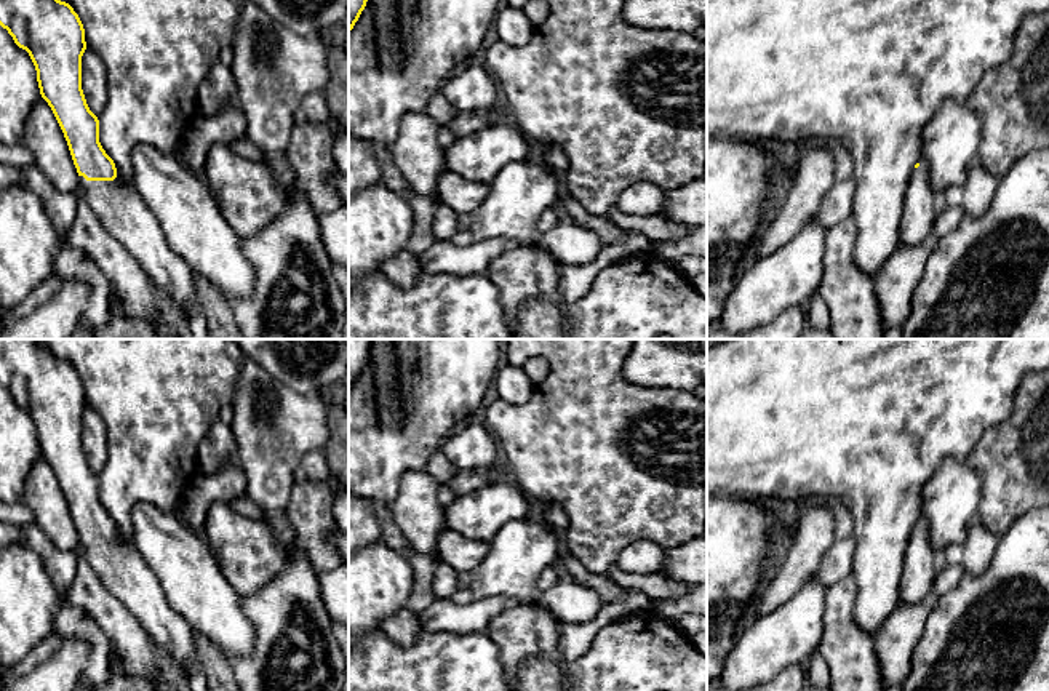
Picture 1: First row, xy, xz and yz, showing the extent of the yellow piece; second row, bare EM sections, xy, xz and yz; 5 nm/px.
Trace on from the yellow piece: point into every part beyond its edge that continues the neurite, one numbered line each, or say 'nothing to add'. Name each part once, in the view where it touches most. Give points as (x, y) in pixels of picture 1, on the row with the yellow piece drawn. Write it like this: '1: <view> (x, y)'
1: xy (122, 211)

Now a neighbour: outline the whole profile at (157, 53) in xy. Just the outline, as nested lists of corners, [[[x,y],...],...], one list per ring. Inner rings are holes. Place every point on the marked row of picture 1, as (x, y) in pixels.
[[[61,0],[78,14],[86,48],[91,48],[104,62],[107,72],[107,104],[99,120],[99,142],[114,160],[117,176],[131,182],[131,152],[139,144],[149,144],[166,154],[181,147],[184,131],[201,115],[197,90],[221,50],[232,43],[237,19],[245,0]]]

